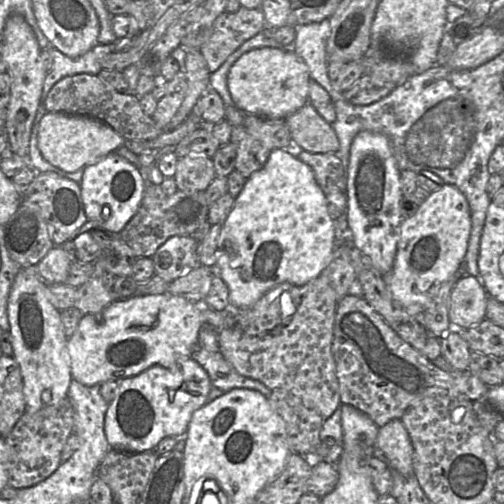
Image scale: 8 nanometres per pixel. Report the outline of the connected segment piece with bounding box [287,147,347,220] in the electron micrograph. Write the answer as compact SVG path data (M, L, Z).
M292 147L287 149L309 165L322 189L330 217L337 220L347 212L347 174L341 159L335 153L311 153Z

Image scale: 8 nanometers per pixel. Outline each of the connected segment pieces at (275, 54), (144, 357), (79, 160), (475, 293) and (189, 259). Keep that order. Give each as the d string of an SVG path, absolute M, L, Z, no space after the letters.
M263 47L243 54L231 67L227 86L235 106L251 115L286 119L309 102L309 69L303 59L289 49Z
M170 293L132 295L113 301L103 310L83 315L74 334L67 340L67 356L72 378L85 386L101 385L106 381L120 381L136 376L152 366L173 367L178 359L190 357L203 326L203 312L209 308L204 302L193 303Z
M48 112L42 117L38 127L38 149L42 157L65 172L76 172L96 163L124 146L125 141L108 124L82 115Z
M464 275L455 283L448 316L451 323L469 329L486 318L489 295L476 277Z
M172 236L151 257L154 272L171 283L200 266L199 246L192 236Z

